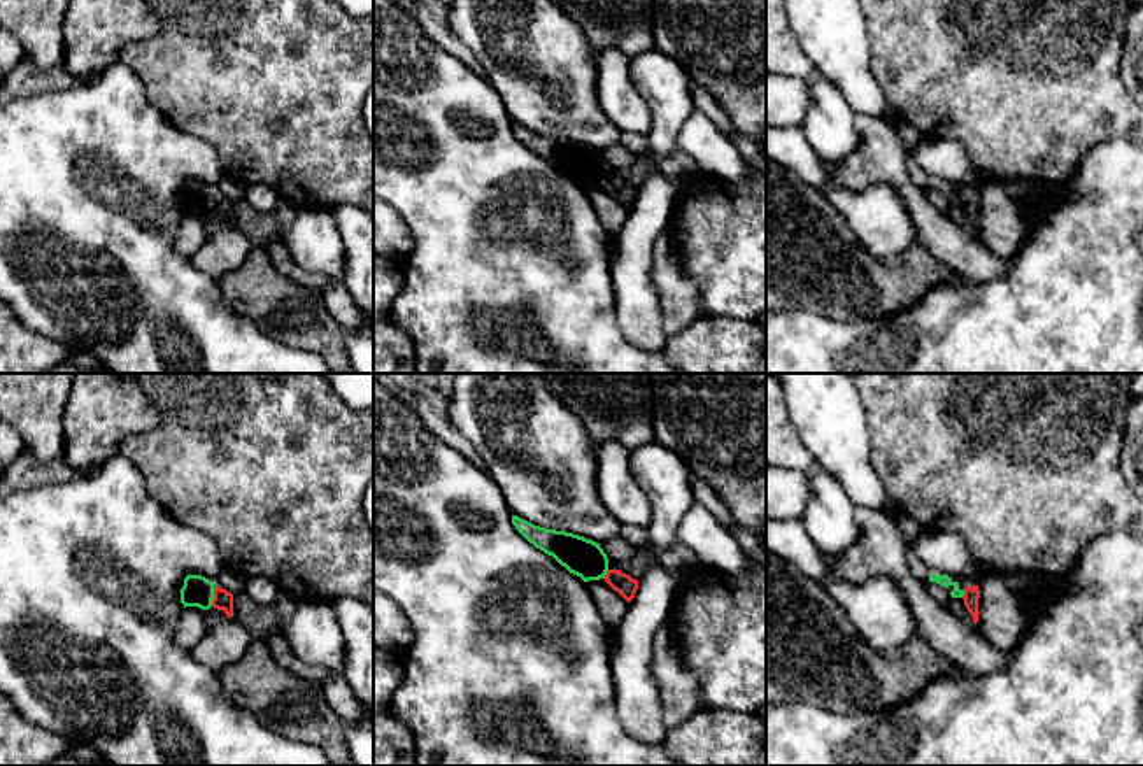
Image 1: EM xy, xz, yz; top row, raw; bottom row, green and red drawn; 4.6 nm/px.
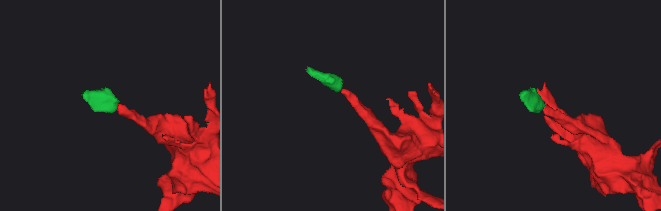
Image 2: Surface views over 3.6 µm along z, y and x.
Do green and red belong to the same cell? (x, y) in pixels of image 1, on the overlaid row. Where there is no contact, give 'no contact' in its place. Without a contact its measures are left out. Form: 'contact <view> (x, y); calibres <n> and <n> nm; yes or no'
contact xy (212, 596); calibres 140 and 90 nm; yes

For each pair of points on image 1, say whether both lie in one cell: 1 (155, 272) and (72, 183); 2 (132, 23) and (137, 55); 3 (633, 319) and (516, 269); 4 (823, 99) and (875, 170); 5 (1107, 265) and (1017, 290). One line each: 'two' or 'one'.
1: one
2: two
3: two
4: two
5: one

